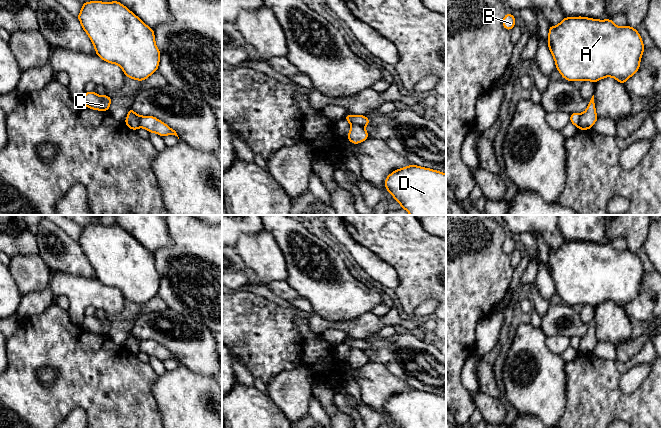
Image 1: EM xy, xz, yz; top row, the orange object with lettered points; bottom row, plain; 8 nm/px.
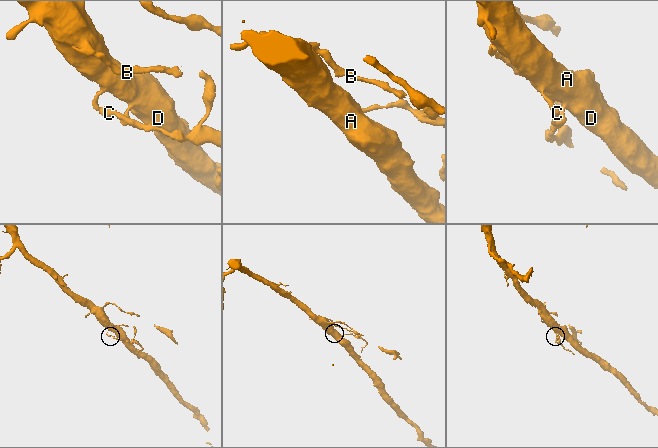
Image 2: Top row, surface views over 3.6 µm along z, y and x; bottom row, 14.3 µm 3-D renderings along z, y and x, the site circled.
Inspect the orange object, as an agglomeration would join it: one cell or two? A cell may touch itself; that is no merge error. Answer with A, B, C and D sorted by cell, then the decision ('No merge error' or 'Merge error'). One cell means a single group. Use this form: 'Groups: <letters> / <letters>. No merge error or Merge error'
Groups: A D / B C. Merge error

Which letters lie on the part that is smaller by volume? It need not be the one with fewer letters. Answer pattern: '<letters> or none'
B, C

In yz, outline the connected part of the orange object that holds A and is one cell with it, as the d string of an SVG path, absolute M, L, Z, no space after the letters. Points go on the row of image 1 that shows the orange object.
M582 16L565 17L557 26L549 25L548 47L564 79L595 83L605 77L613 77L622 85L639 70L646 49L636 28L629 25L619 27L612 19Z

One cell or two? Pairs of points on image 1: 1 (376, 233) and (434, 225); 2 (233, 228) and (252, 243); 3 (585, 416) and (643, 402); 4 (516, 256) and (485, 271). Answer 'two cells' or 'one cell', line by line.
1: two cells
2: two cells
3: one cell
4: two cells

